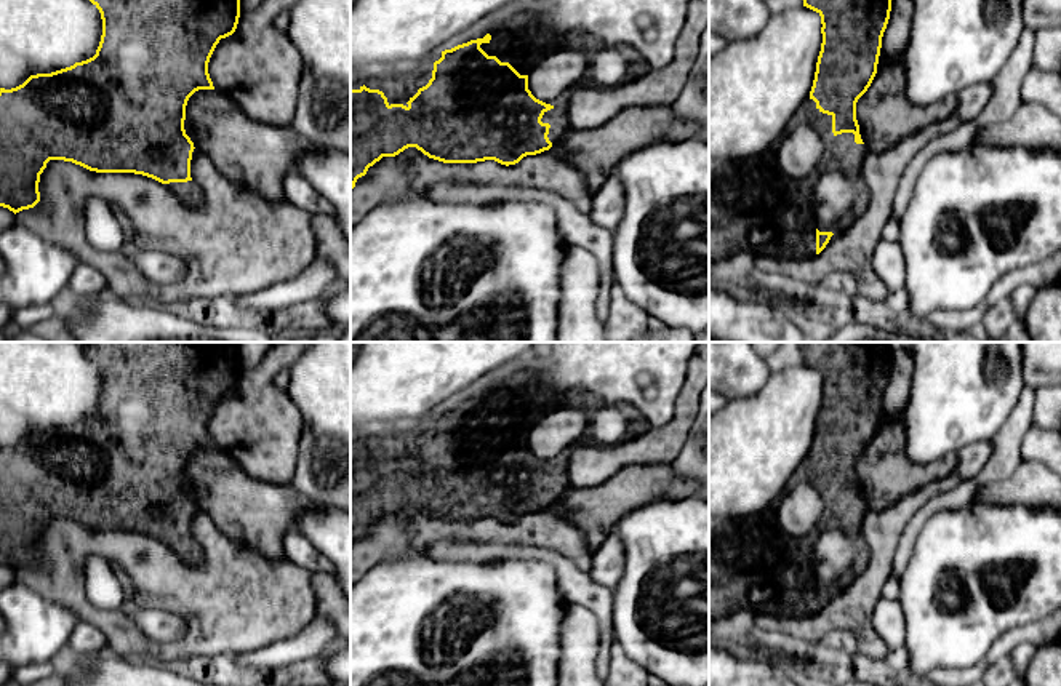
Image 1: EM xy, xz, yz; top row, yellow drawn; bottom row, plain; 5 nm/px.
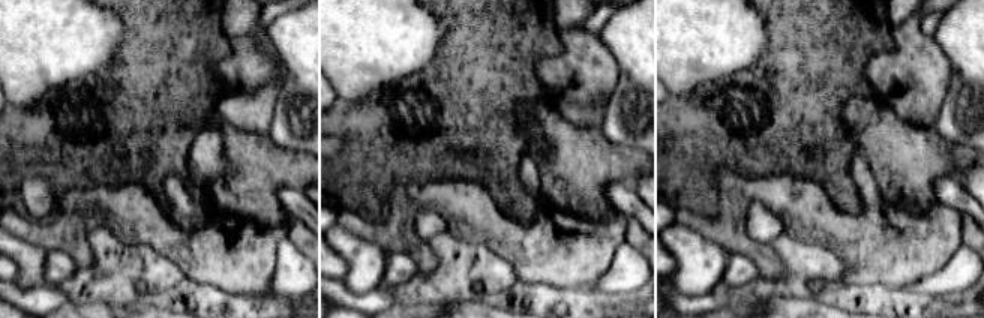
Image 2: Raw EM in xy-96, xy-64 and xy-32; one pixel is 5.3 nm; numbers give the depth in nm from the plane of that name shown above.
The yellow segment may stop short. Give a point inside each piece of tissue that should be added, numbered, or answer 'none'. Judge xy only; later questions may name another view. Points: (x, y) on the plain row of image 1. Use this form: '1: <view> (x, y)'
1: xy (188, 550)

